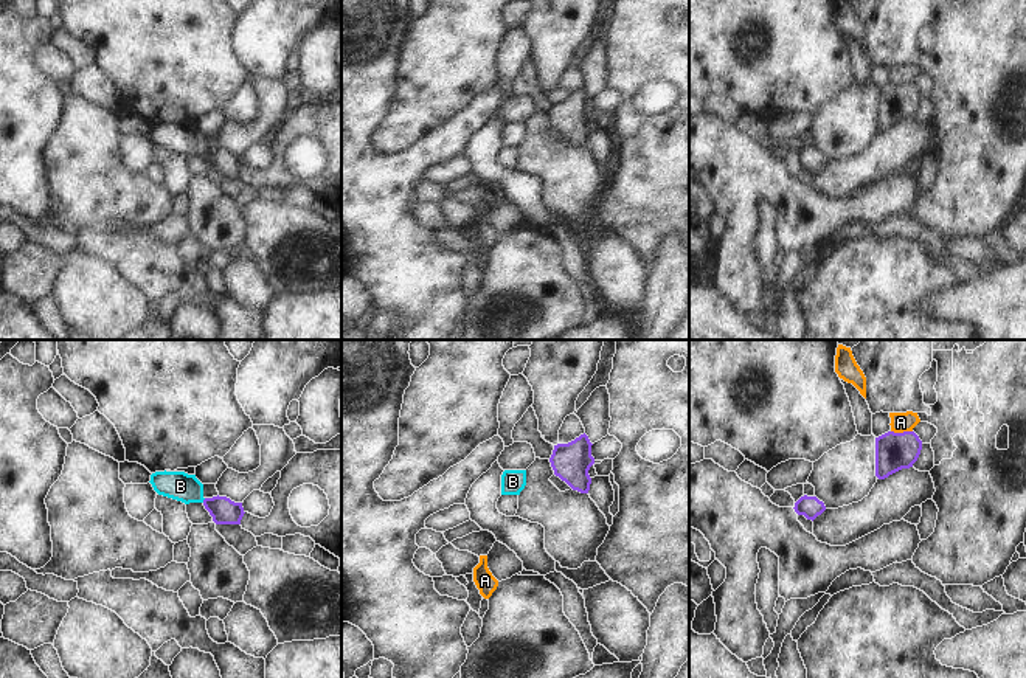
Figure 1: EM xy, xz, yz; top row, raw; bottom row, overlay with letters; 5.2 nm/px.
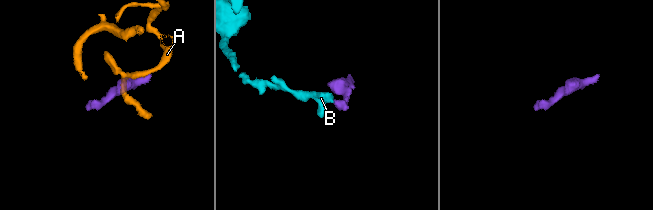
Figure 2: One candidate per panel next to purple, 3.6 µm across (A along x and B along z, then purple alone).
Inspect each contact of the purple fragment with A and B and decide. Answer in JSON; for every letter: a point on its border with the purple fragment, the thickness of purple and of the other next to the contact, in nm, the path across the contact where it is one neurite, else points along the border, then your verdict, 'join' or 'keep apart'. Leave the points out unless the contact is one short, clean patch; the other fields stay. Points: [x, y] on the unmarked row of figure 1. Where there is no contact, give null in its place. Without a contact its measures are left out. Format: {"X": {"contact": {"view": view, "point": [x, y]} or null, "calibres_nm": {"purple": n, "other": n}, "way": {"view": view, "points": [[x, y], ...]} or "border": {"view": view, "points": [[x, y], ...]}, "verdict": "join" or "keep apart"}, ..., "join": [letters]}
{"A": {"contact": {"view": "yz", "point": [904, 84]}, "calibres_nm": {"purple": 190, "other": 100}, "verdict": "keep apart"}, "B": {"contact": {"view": "xy", "point": [204, 152]}, "calibres_nm": {"purple": 140, "other": 150}, "border": {"view": "xy", "points": [[205, 151], [202, 154]]}, "verdict": "keep apart"}, "join": []}

